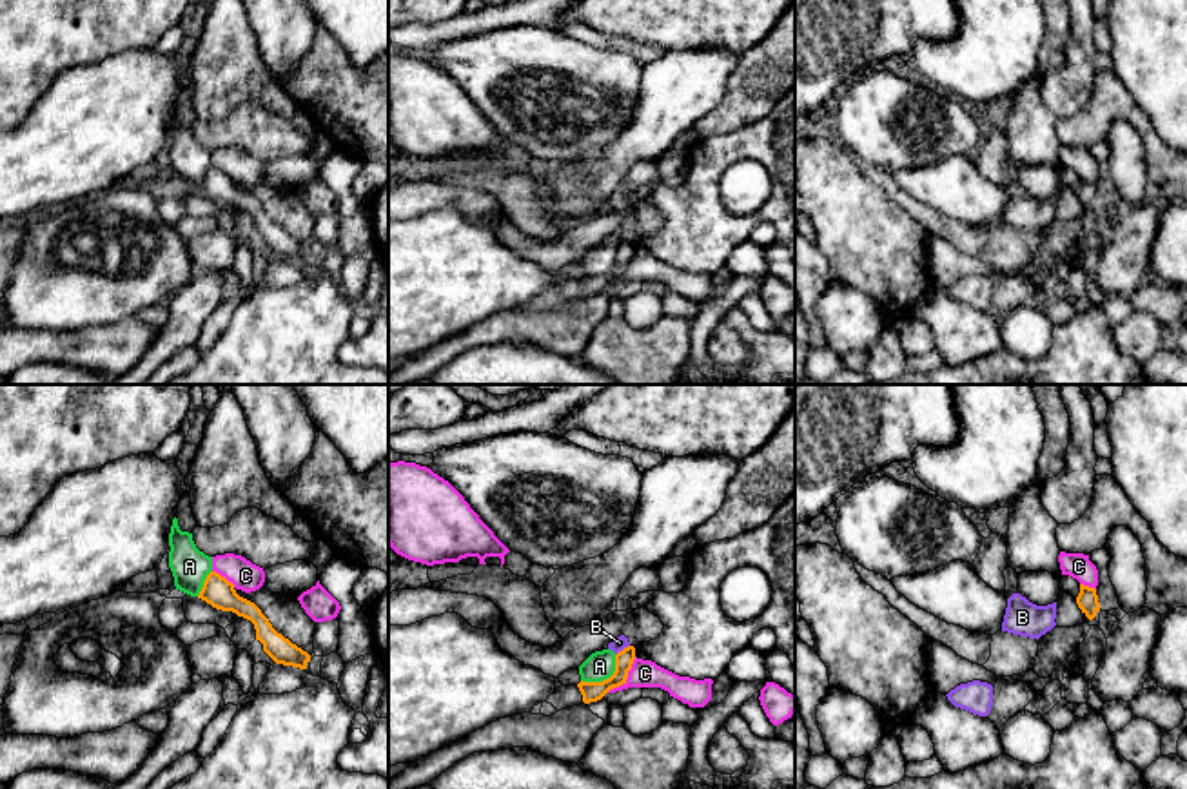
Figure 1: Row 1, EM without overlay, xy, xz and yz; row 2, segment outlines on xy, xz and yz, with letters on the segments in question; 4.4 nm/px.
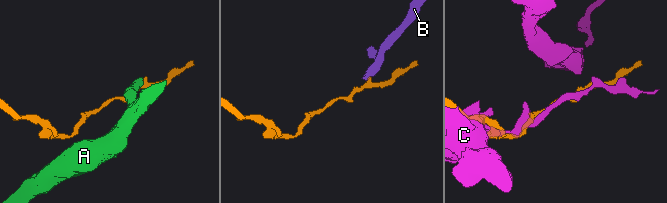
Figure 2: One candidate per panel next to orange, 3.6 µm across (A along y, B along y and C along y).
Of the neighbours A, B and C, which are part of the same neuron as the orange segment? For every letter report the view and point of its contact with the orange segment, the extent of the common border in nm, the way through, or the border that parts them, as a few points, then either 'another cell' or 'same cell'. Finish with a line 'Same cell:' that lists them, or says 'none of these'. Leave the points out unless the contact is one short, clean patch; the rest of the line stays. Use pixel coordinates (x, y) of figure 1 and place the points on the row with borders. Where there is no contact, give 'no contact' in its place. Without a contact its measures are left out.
A: xz (607, 679) | 200 nm | along xz (616, 655), (616, 670), (608, 677), (581, 681) | another cell
B: xz (623, 650) | 80 nm | along xz (628, 644), (616, 655) | another cell
C: xz (627, 677) | 200 nm | another cell
Same cell: none of these

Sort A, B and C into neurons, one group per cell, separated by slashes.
A B / C

